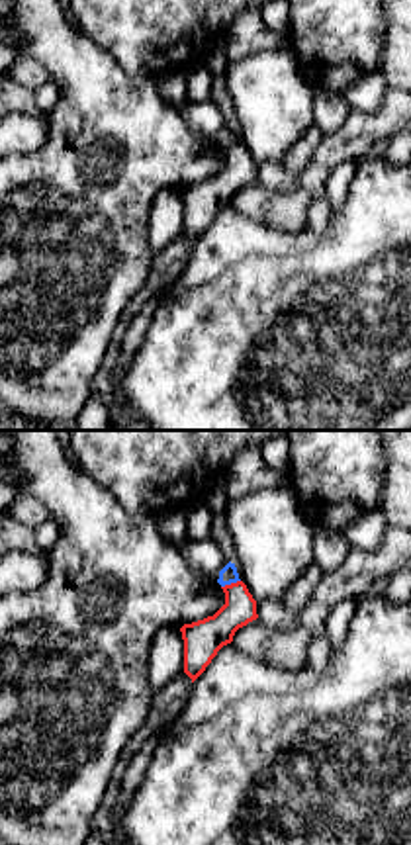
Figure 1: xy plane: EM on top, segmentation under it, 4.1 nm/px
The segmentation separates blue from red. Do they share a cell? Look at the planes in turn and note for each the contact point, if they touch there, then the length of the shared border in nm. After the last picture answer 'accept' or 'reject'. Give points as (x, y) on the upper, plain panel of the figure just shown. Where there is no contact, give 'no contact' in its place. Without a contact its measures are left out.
(229, 145) | 90 nm

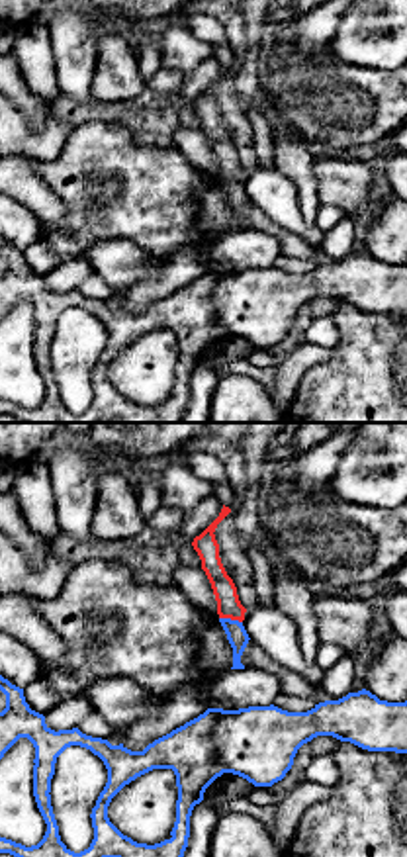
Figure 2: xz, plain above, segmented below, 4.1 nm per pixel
(229, 180) | 100 nm

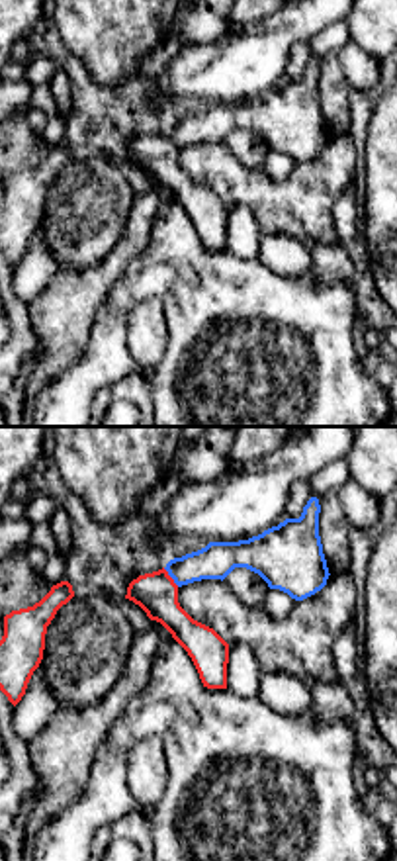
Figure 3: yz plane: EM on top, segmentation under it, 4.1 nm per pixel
(171, 137) | 100 nm

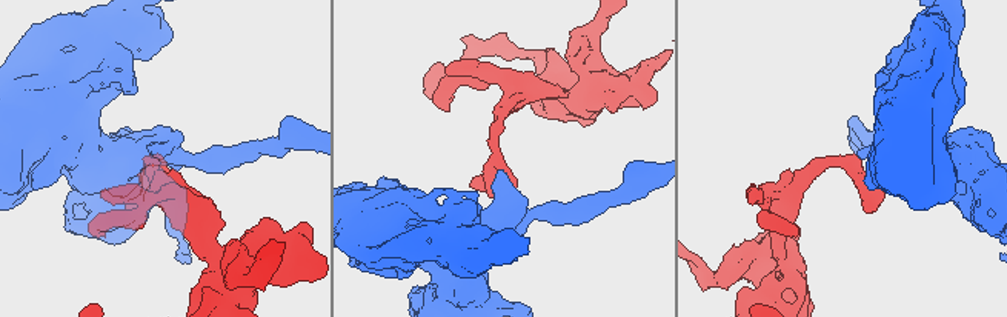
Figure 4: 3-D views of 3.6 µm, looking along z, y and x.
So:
reject

